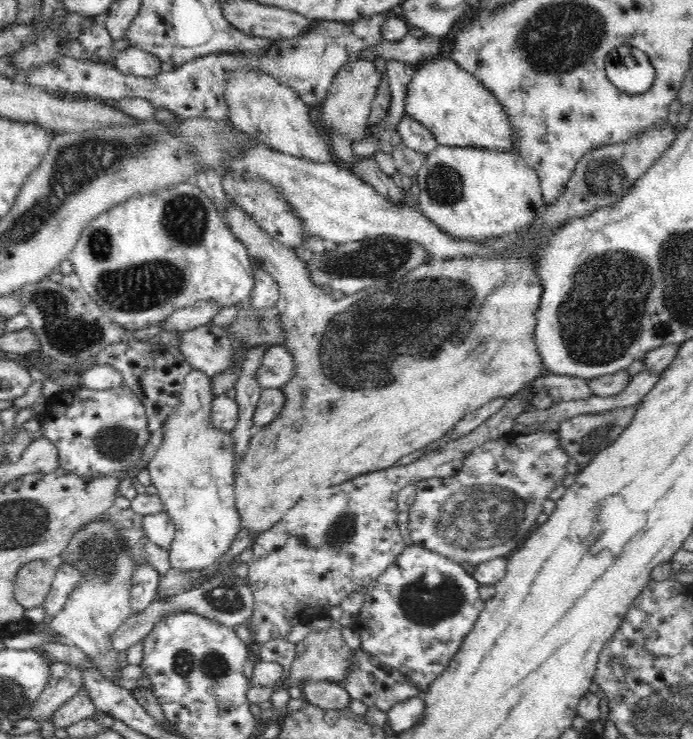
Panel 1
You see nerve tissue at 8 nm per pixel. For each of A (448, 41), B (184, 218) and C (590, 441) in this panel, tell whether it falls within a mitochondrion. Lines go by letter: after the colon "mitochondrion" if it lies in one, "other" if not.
A: other
B: mitochondrion
C: mitochondrion

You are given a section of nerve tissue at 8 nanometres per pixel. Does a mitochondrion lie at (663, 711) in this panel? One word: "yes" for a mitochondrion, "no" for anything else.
yes

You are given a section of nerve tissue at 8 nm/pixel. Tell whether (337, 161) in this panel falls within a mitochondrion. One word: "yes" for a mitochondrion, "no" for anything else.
no

